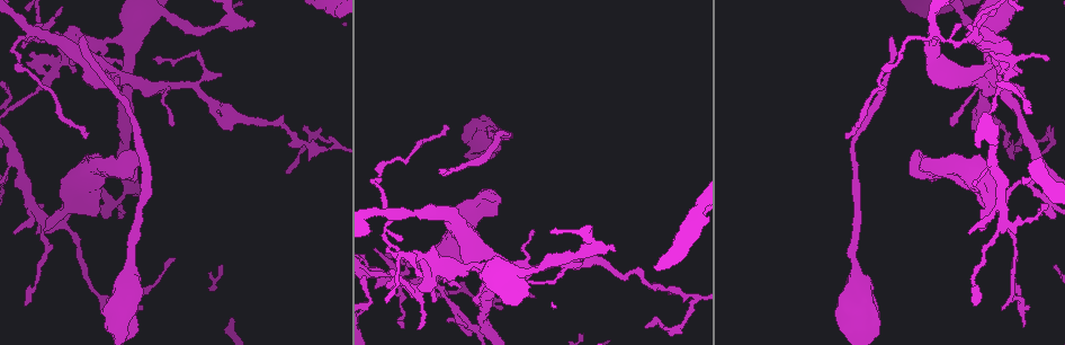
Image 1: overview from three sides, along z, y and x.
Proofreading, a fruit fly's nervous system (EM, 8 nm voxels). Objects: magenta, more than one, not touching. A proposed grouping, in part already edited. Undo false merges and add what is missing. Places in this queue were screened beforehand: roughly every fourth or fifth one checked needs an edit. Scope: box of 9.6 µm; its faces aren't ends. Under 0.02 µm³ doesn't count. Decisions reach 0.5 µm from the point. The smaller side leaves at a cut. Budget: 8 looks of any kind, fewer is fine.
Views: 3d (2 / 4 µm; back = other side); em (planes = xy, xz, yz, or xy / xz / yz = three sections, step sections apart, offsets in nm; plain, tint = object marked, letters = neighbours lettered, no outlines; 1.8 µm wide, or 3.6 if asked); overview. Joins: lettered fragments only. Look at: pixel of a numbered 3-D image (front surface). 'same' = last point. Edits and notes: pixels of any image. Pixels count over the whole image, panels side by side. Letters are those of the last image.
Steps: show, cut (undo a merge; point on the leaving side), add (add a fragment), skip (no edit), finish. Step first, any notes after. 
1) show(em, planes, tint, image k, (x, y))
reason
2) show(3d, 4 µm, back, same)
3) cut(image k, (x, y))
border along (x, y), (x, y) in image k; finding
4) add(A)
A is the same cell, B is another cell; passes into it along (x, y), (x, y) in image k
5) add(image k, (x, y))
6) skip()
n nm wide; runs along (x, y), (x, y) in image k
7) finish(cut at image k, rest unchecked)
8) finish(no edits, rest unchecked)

show(3d, 4 µm, back, image 1, (974, 122))
free end

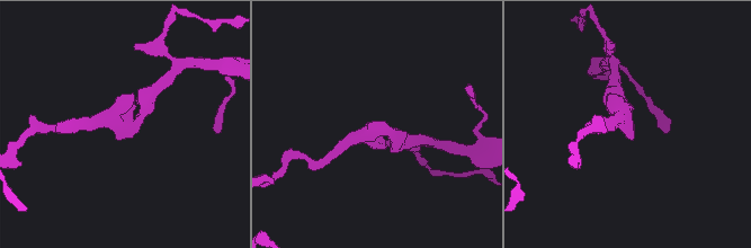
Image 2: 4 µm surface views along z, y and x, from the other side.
show(em, planes, plain, image 2, (128, 125))
now the EM

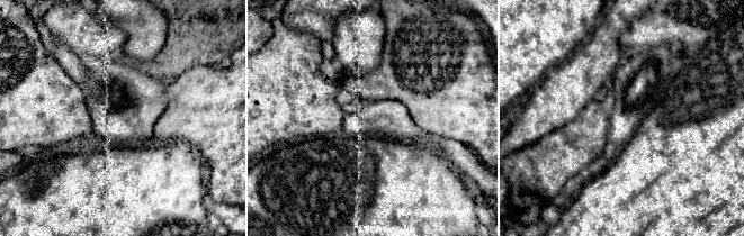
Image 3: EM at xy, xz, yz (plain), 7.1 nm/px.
show(em, planes, letters, same)

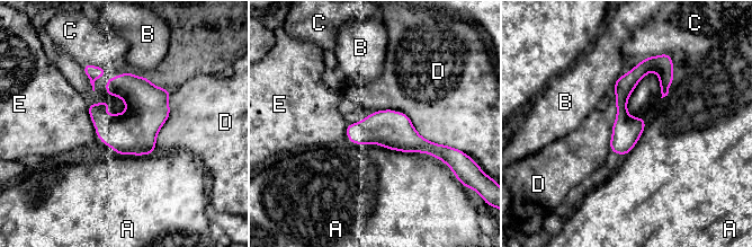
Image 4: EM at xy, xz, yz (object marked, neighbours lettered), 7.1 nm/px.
skip()
200 nm wide; A, B, C, D and E are other cells; border along (363, 143), (427, 152), (445, 162) in image 4; no lettered fragment goes on from it

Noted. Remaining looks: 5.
show(em, planes, letters, image 1, (440, 174))
long arm stops here

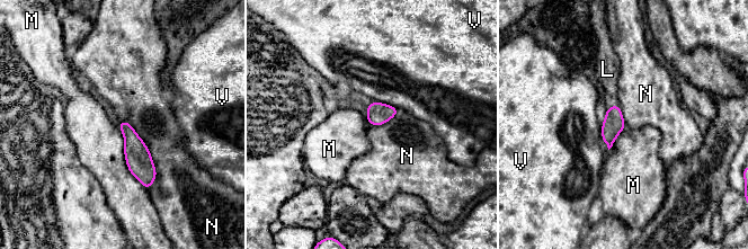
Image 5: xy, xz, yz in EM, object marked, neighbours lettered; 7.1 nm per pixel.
add(L)
L is the same cell, M, N and V are other cells; passes into it along (613, 124), (613, 106), (607, 72) in image 5; the cell continues

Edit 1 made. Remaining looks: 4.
show(em, xz, step 16, tint, image 1, (405, 256))
abrupt turn

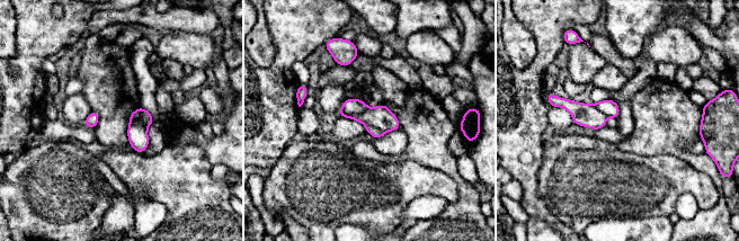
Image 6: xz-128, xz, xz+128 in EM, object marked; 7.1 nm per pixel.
show(em, planes, letters, same)

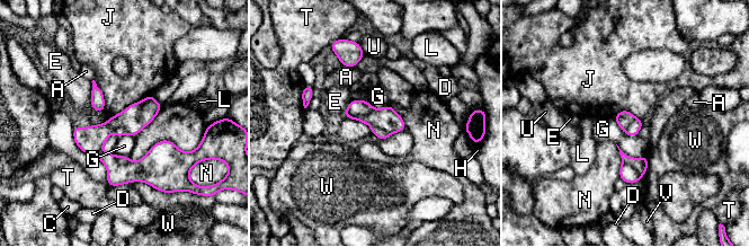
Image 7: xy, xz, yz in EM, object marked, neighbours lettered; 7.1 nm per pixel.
cut(image 7, (388, 118))
A, C, D, E, G, H, J, L, N, T, U, V and W are other cells; border along (374, 108), (357, 115), (346, 112) in image 7; two cells meet here

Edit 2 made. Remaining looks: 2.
finish(add at image 5, cut at image 7, rest unchecked)

